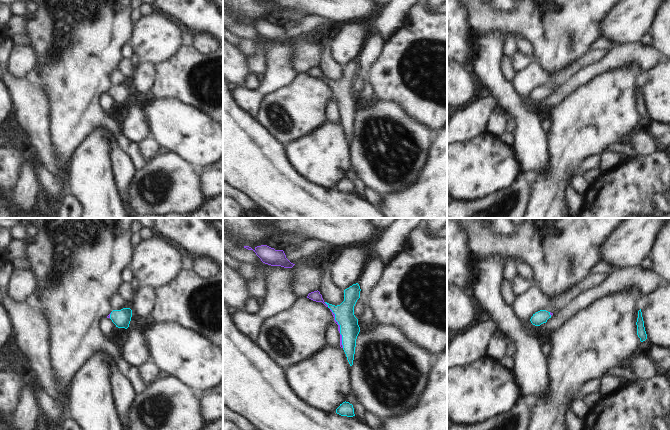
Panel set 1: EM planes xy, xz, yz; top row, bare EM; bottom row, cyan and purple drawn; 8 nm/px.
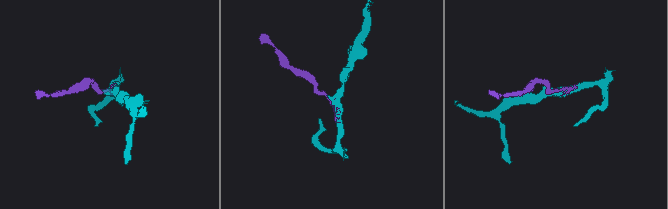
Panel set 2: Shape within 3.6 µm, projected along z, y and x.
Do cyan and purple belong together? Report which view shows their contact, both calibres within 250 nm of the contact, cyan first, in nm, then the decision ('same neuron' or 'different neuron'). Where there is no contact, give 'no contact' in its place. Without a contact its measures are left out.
xz | 160/20 nm | same neuron

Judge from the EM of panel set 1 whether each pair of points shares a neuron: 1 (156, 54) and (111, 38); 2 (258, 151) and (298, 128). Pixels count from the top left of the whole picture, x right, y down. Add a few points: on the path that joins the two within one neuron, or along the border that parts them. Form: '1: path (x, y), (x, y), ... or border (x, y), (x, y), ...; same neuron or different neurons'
1: border (135, 24), (133, 36), (129, 42); different neurons
2: border (261, 123), (286, 145); different neurons

